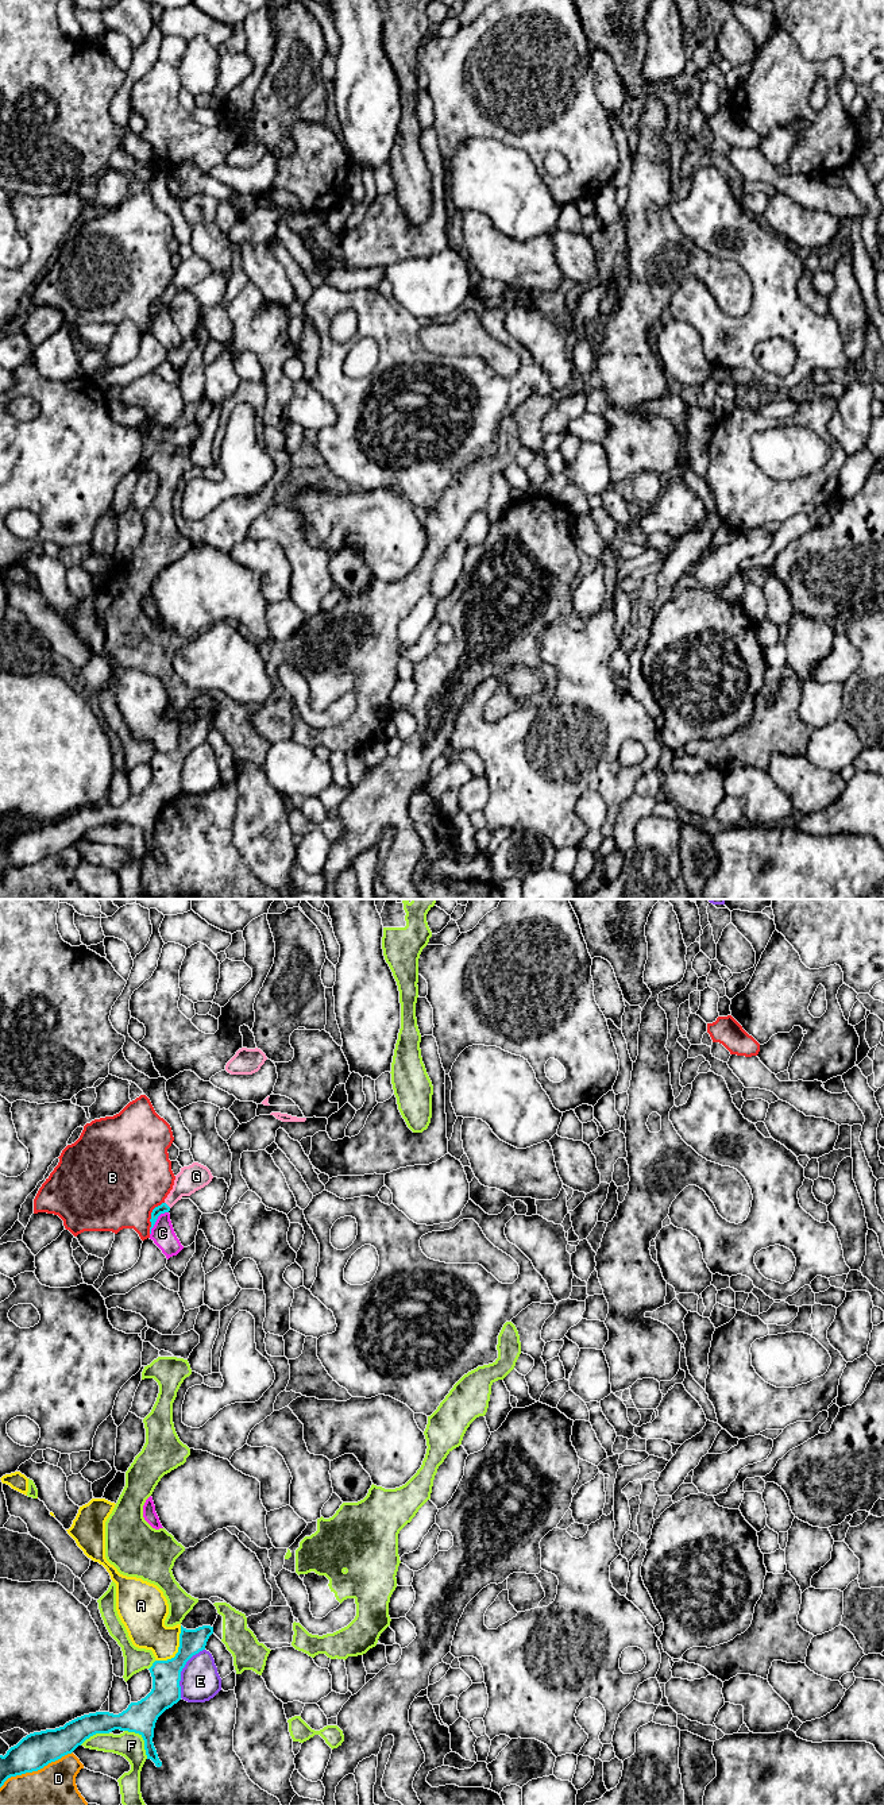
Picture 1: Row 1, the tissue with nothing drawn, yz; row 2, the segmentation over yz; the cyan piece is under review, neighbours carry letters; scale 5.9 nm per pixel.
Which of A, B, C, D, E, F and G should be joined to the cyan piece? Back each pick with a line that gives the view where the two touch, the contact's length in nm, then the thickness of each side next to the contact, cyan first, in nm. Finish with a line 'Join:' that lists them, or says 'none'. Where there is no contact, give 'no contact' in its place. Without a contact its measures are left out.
G: yz | 50 nm | 60/160 nm
Join: G

